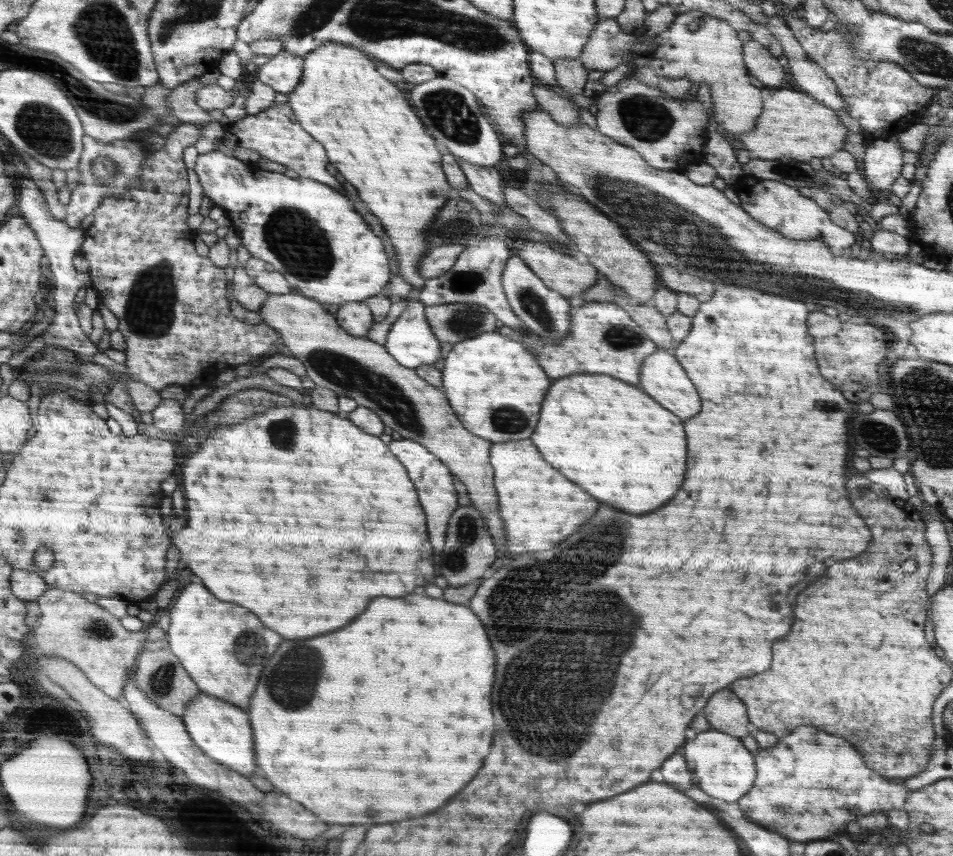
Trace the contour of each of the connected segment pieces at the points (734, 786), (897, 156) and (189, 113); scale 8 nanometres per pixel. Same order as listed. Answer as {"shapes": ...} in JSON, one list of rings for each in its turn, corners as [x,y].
{"shapes":[[[[710,728],[706,732],[700,732],[684,746],[684,756],[688,756],[688,768],[692,768],[692,782],[706,794],[726,802],[740,800],[752,788],[757,777],[754,758],[742,746],[740,738],[734,738],[720,729]]],[[[897,135],[867,140],[867,149],[860,163],[860,171],[871,190],[889,190],[894,185],[905,163],[903,151]]],[[[198,77],[173,89],[169,96],[169,105],[173,114],[184,123],[207,124],[214,120],[211,111],[202,108],[197,101],[198,91],[205,86]]]]}

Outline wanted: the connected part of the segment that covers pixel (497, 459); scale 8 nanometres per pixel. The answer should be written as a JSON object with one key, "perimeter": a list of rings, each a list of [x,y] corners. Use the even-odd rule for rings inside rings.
{"perimeter":[[[532,440],[522,442],[496,442],[491,448],[492,464],[496,464],[496,488],[500,488],[500,512],[504,512],[504,520],[508,520],[507,547],[512,548],[514,558],[526,552],[544,552],[576,534],[578,528],[590,520],[598,510],[598,500],[586,494],[580,486],[564,478],[558,470],[554,470],[548,462],[542,460],[540,452],[532,444]]]}

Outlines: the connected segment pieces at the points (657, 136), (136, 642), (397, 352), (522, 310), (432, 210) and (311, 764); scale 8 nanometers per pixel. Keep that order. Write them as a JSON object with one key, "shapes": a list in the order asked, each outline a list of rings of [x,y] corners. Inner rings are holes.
{"shapes":[[[[628,76],[616,85],[606,88],[604,93],[596,98],[598,112],[594,117],[593,127],[606,136],[612,137],[612,140],[635,149],[652,168],[683,172],[692,165],[692,162],[704,162],[705,154],[702,154],[702,146],[706,140],[704,138],[706,124],[712,116],[712,97],[711,90],[704,85],[689,92],[688,99],[679,100],[658,87],[647,86],[633,76]]],[[[50,587],[38,602],[44,615],[38,630],[34,632],[32,644],[42,648],[43,654],[47,656],[71,660],[108,696],[125,701],[126,681],[134,675],[140,657],[147,648],[150,626],[146,625],[137,632],[127,630],[121,618],[114,616],[104,606],[90,602],[79,592],[63,588]]],[[[418,297],[411,299],[390,331],[386,350],[401,365],[416,369],[423,364],[441,363],[440,344],[426,324],[425,306]]],[[[514,253],[506,260],[502,282],[511,309],[522,322],[526,322],[528,328],[532,326],[531,329],[536,334],[544,334],[546,342],[554,342],[554,344],[558,344],[568,335],[572,319],[569,312],[572,311],[572,307],[569,305],[567,297],[563,297],[555,289],[548,288],[543,283],[543,279]]],[[[327,42],[304,56],[300,84],[287,95],[290,99],[286,103],[291,106],[301,127],[326,148],[330,164],[334,164],[346,182],[358,188],[360,200],[384,226],[398,258],[398,275],[413,287],[422,289],[426,280],[419,273],[418,265],[429,251],[426,230],[450,194],[435,137],[424,132],[420,118],[408,108],[410,104],[406,96],[376,72],[374,62],[364,52],[349,44]]],[[[404,596],[404,598],[380,598],[372,600],[372,608],[354,620],[348,628],[340,632],[332,632],[328,636],[316,636],[316,640],[288,640],[284,648],[272,656],[272,664],[265,667],[248,707],[248,716],[253,728],[255,753],[260,756],[260,768],[268,782],[272,782],[280,792],[288,798],[300,802],[308,810],[312,810],[320,820],[338,822],[338,824],[386,824],[398,822],[404,818],[424,816],[428,812],[438,810],[444,806],[458,790],[462,790],[480,770],[484,758],[490,752],[492,736],[494,736],[494,718],[492,718],[492,704],[490,692],[494,682],[494,650],[488,642],[484,626],[476,618],[476,614],[462,606],[452,604],[446,600],[436,600],[428,596]]]]}

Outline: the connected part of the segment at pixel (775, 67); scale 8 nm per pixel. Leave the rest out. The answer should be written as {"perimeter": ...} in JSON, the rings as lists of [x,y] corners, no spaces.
{"perimeter":[[[754,40],[745,43],[744,56],[752,76],[756,76],[771,90],[782,86],[787,77],[784,67],[778,63],[777,57],[772,56],[762,44]]]}

